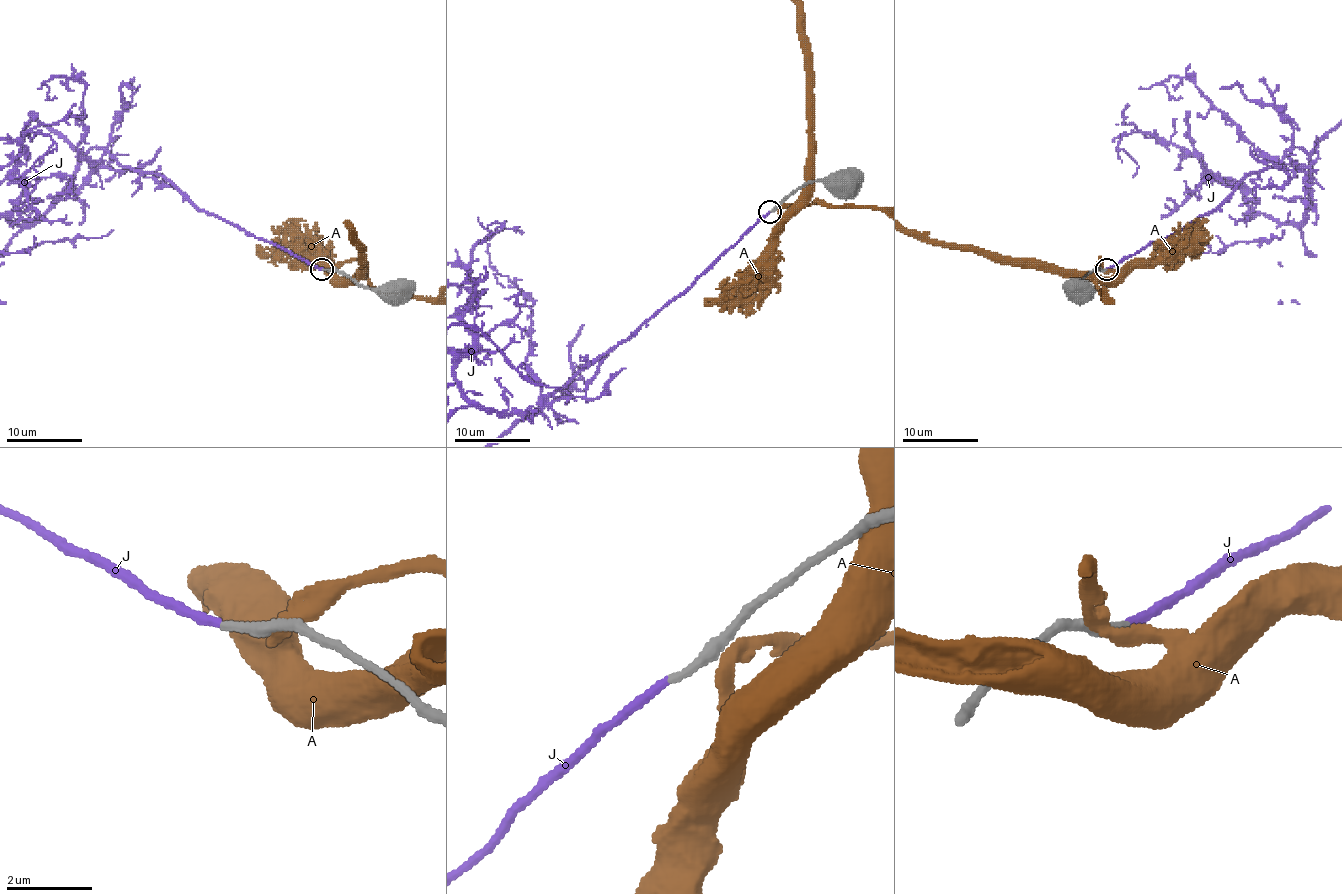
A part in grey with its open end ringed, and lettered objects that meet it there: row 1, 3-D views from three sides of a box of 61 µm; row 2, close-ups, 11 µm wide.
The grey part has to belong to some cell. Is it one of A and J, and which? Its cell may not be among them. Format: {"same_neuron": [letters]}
{"same_neuron": ["J"]}

